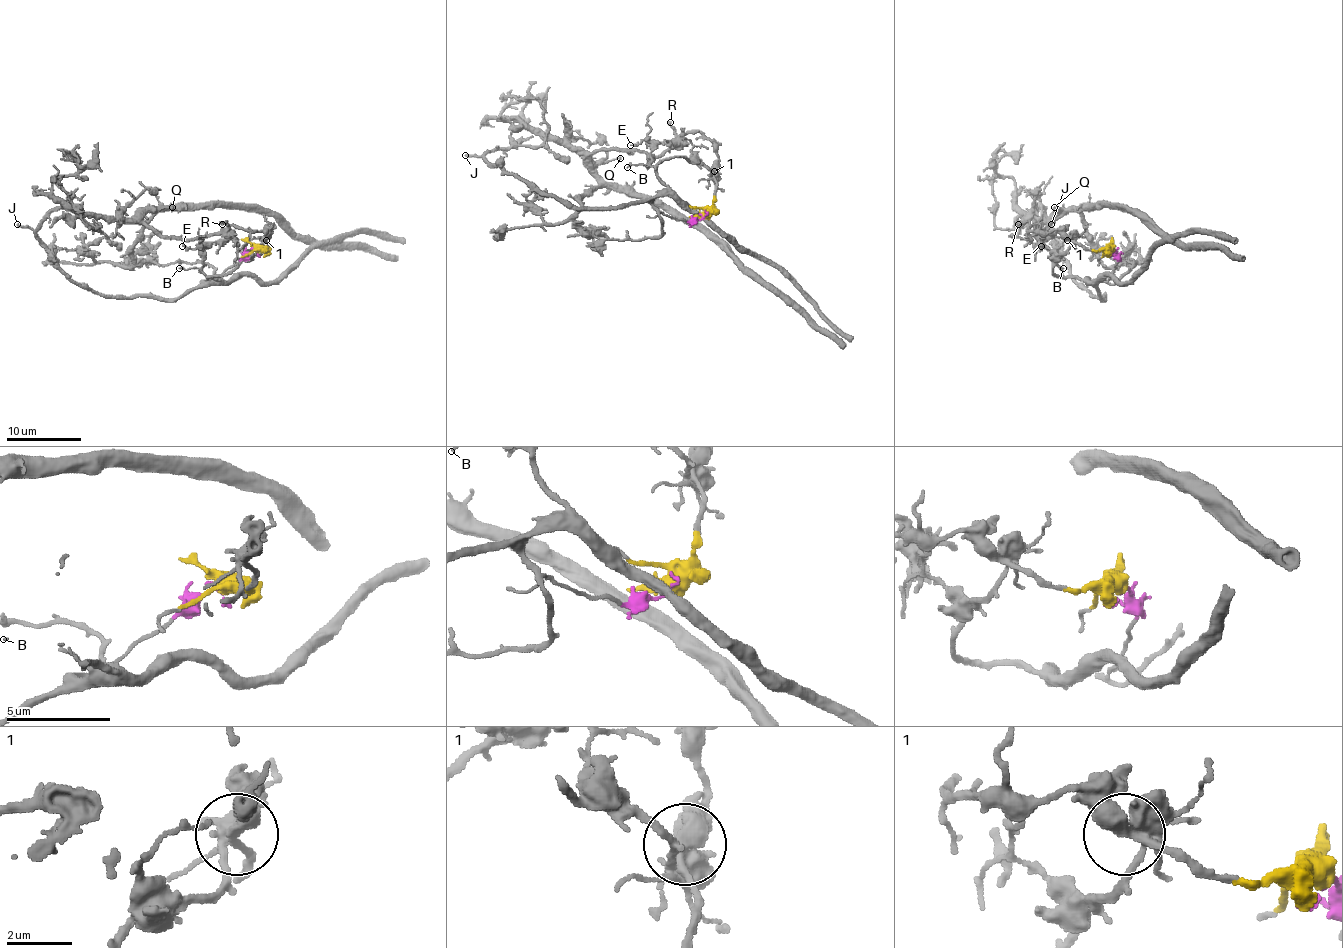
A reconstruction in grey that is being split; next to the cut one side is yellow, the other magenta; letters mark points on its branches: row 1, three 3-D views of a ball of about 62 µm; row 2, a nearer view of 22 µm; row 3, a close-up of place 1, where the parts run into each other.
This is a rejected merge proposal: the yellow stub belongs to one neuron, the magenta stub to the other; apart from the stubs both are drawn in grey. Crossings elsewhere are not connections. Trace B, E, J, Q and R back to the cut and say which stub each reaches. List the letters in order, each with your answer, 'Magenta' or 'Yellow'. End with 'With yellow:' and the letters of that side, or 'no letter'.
B: Magenta
E: Magenta
J: Magenta
Q: Yellow
R: Yellow
With yellow: Q, R

